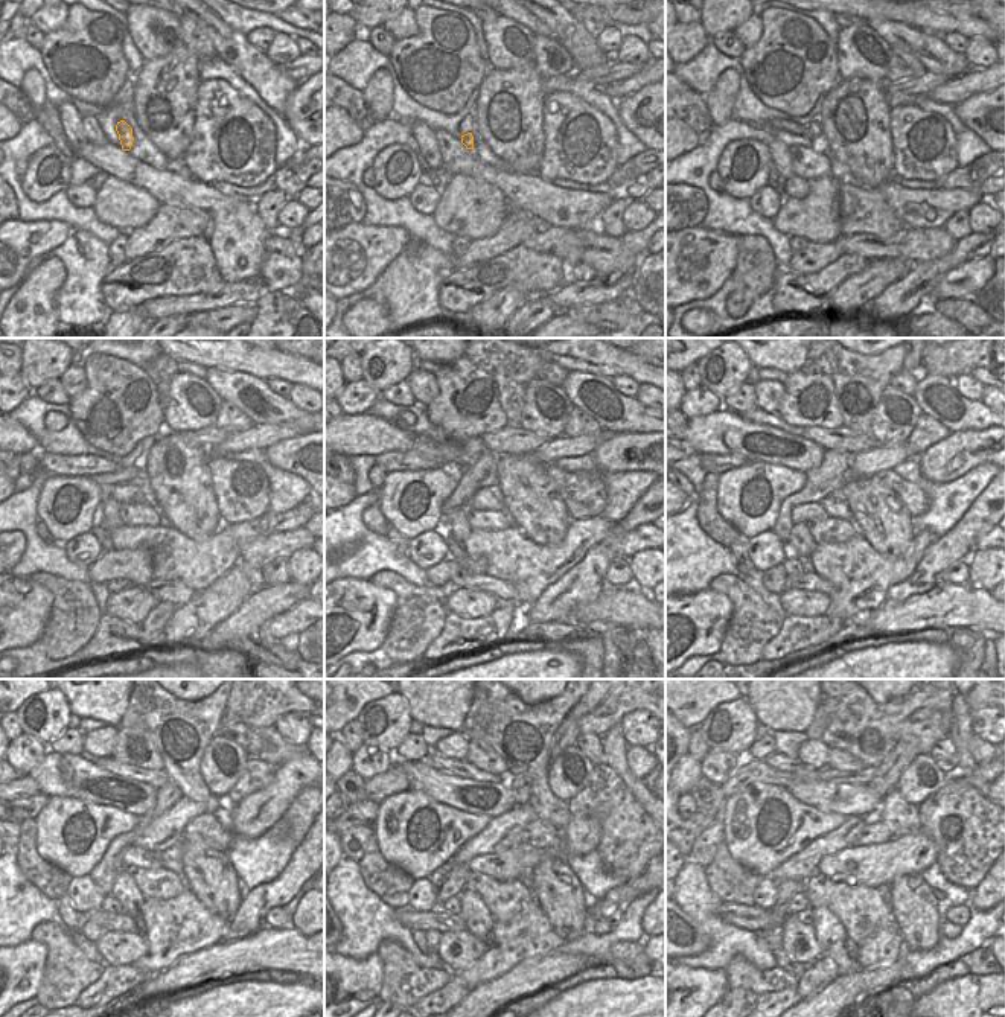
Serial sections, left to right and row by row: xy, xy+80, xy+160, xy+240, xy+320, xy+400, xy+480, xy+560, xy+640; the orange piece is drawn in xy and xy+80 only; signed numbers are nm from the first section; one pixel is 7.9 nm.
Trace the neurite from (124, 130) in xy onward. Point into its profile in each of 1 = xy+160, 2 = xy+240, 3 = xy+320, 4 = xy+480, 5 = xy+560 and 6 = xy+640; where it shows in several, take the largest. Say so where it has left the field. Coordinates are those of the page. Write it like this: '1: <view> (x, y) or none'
1: xy+160 (777, 124)
2: xy+240 (60, 465)
3: xy+320 (389, 462)
4: xy+480 (28, 807)
5: xy+560 (366, 812)
6: xy+640 (698, 822)

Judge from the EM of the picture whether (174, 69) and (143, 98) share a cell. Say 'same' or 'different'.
same

